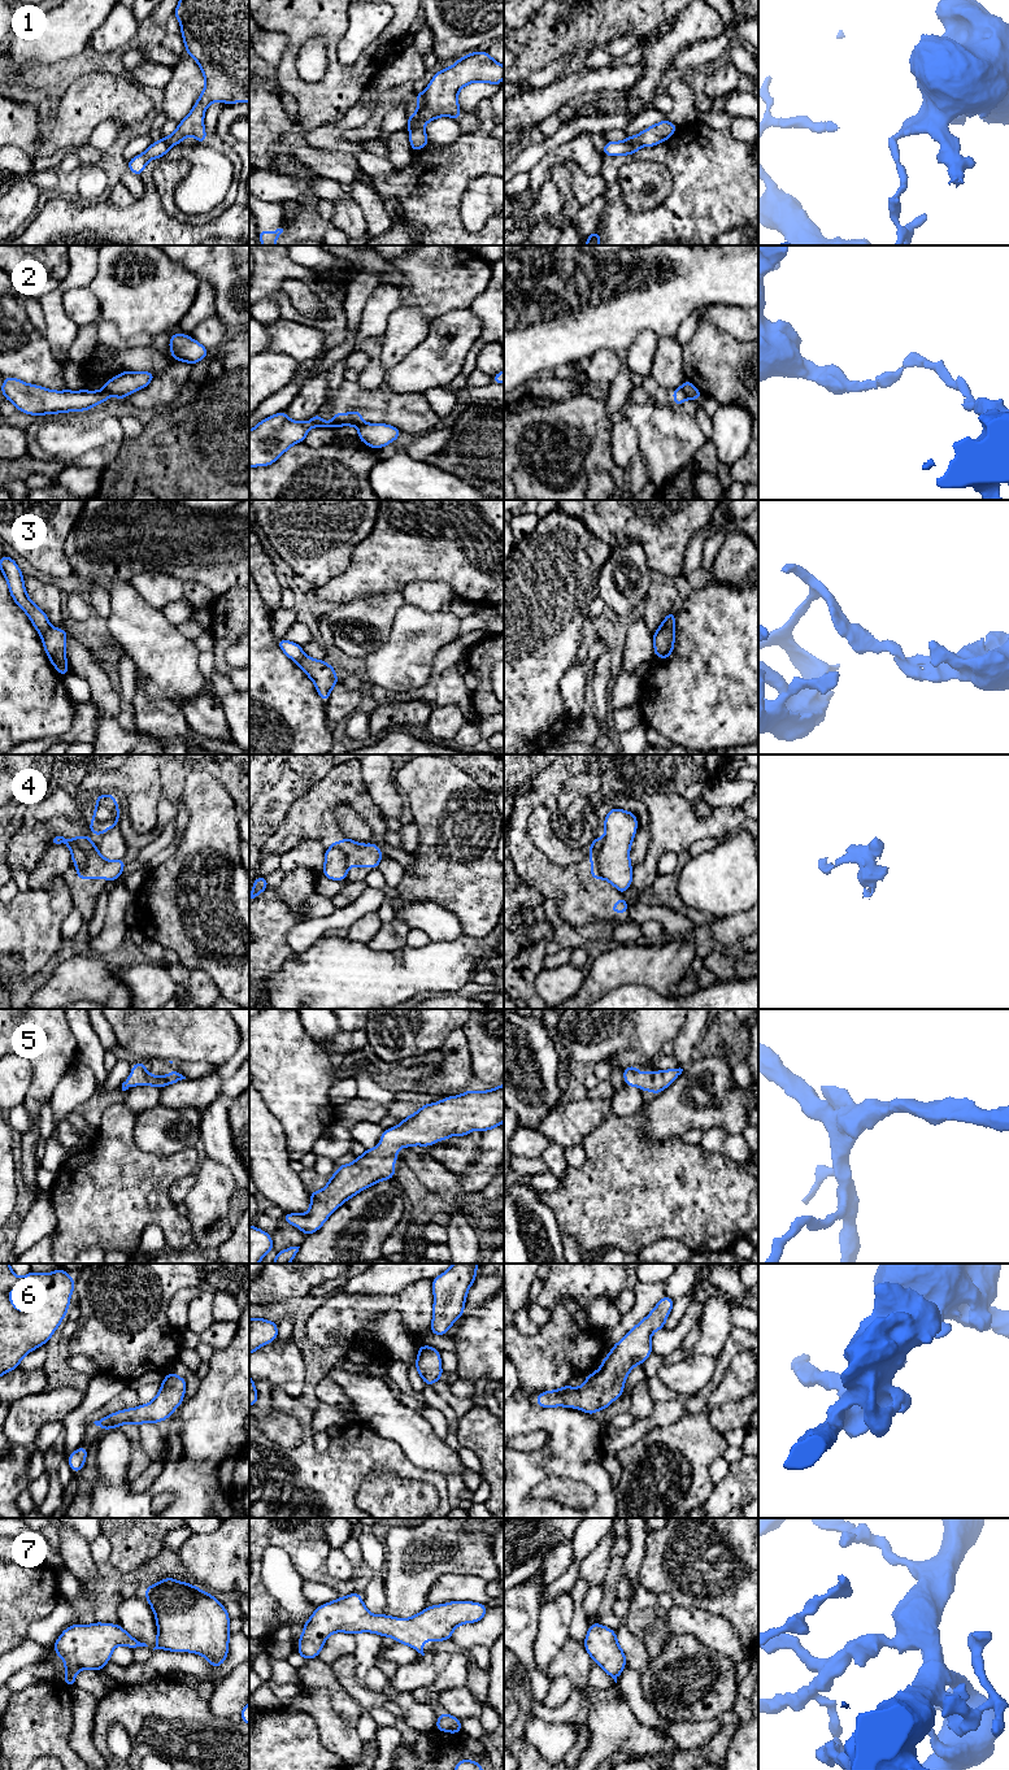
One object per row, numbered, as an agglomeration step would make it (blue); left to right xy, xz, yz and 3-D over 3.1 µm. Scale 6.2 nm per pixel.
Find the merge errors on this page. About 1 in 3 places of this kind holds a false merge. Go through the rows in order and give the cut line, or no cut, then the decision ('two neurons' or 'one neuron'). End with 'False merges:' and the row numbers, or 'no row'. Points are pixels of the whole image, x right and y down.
1: cut xz (425, 92), (421, 122), (411, 130); two neurons
2: cut yz (681, 387), (686, 398); two neurons
3: cut yz (674, 620), (653, 638); two neurons
4: cut yz (601, 839), (597, 868), (604, 878); two neurons
5: cut none; one neuron
6: cut none; one neuron
7: cut none; one neuron
False merges: 1, 2, 3, 4

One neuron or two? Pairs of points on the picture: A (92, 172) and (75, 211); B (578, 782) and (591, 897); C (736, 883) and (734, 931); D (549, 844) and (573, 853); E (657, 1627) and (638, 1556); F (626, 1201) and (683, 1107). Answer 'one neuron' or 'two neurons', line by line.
A: two neurons
B: two neurons
C: two neurons
D: one neuron
E: one neuron
F: two neurons

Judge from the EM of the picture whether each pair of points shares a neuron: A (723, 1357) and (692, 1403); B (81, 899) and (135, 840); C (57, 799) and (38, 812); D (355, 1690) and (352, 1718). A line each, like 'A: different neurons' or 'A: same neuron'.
A: same neuron
B: same neuron
C: same neuron
D: different neurons

